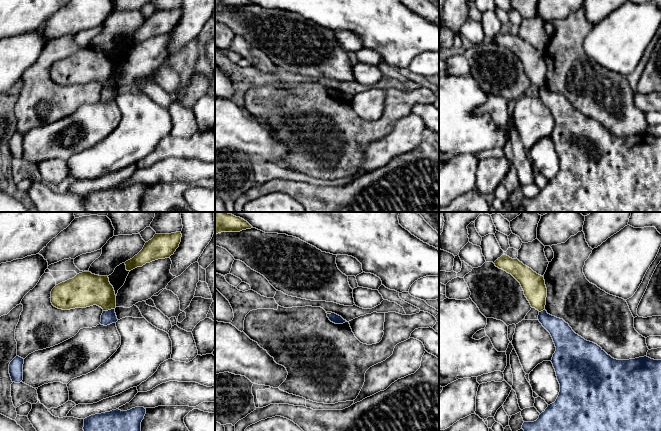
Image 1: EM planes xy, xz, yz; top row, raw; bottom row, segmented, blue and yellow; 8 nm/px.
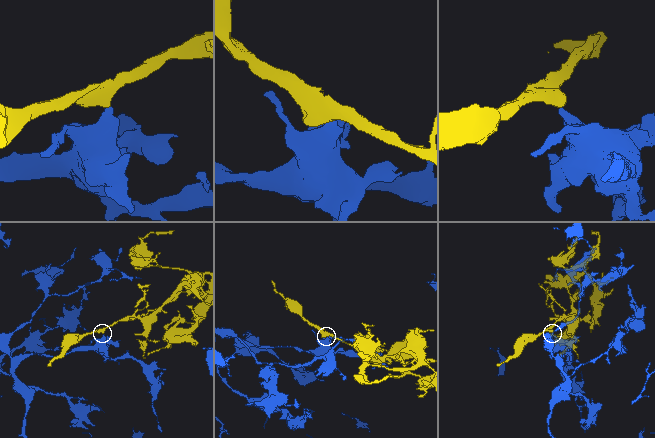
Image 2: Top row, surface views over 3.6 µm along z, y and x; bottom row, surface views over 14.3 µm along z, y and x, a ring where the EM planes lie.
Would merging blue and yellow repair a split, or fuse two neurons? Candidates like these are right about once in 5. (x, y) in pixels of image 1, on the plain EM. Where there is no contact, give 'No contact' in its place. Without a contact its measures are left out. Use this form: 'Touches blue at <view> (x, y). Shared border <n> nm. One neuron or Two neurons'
Touches blue at xy (108, 86). Shared border 100 nm. Two neurons

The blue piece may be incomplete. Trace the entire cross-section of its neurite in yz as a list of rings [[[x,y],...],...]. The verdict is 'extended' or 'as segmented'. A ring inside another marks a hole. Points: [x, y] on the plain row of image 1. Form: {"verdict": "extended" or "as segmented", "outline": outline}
{"verdict": "as segmented", "outline": [[[546,86],[539,88],[538,96],[550,109],[556,123],[551,138],[560,160],[560,168],[556,177],[548,181],[536,197],[523,199],[522,205],[525,212],[661,212],[661,136],[654,136],[647,132],[629,136],[617,136],[608,131],[597,120],[587,117],[576,110],[563,95],[548,90]]]}

